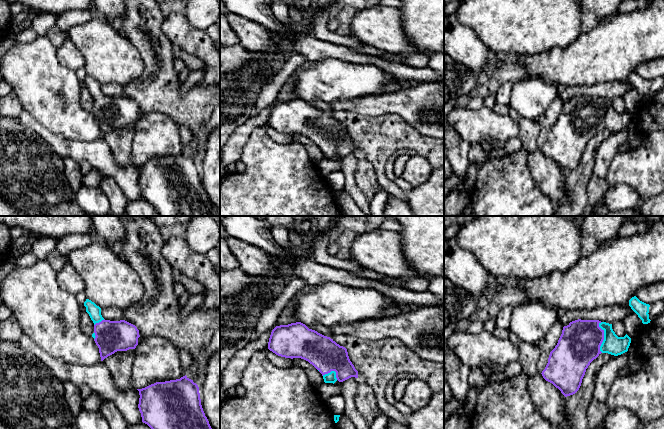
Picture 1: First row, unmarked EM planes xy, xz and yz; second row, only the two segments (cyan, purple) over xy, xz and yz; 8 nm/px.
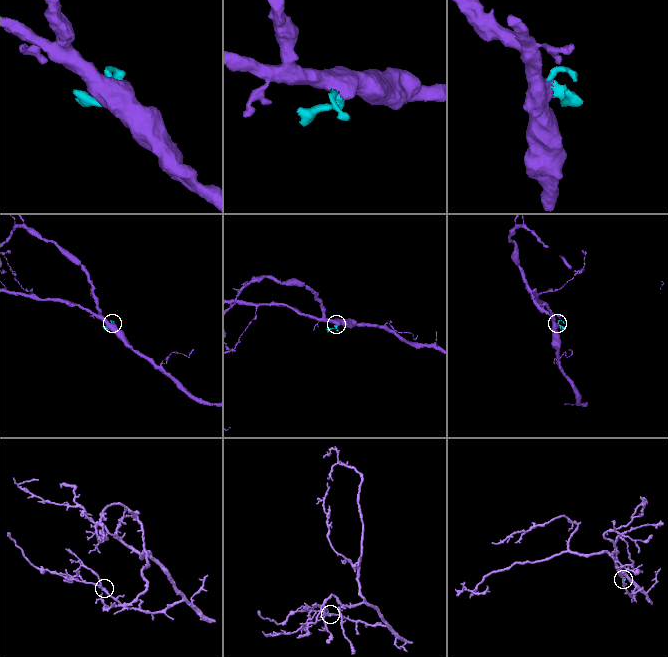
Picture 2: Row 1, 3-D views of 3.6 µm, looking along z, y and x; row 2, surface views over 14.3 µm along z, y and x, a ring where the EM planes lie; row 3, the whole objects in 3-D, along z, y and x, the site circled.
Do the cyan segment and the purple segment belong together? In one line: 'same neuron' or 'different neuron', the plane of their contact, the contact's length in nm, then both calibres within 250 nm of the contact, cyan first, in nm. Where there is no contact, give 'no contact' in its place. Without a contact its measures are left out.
same neuron; contact in yz; length 240 nm; calibres 160 and 340 nm

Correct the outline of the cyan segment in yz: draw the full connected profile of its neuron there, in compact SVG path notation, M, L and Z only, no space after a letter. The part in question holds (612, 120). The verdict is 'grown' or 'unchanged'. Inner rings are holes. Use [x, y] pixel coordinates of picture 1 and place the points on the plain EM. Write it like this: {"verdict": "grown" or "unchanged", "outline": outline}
{"verdict": "grown", "outline": "M575 96L563 103L548 139L542 147L543 154L567 173L575 170L582 159L586 145L601 129L614 132L628 127L631 114L618 113L612 100L599 96Z"}

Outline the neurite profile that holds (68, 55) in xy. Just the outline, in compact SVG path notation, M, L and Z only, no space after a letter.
M67 38L66 41L57 48L58 61L66 68L76 71L84 67L85 59L75 44Z

